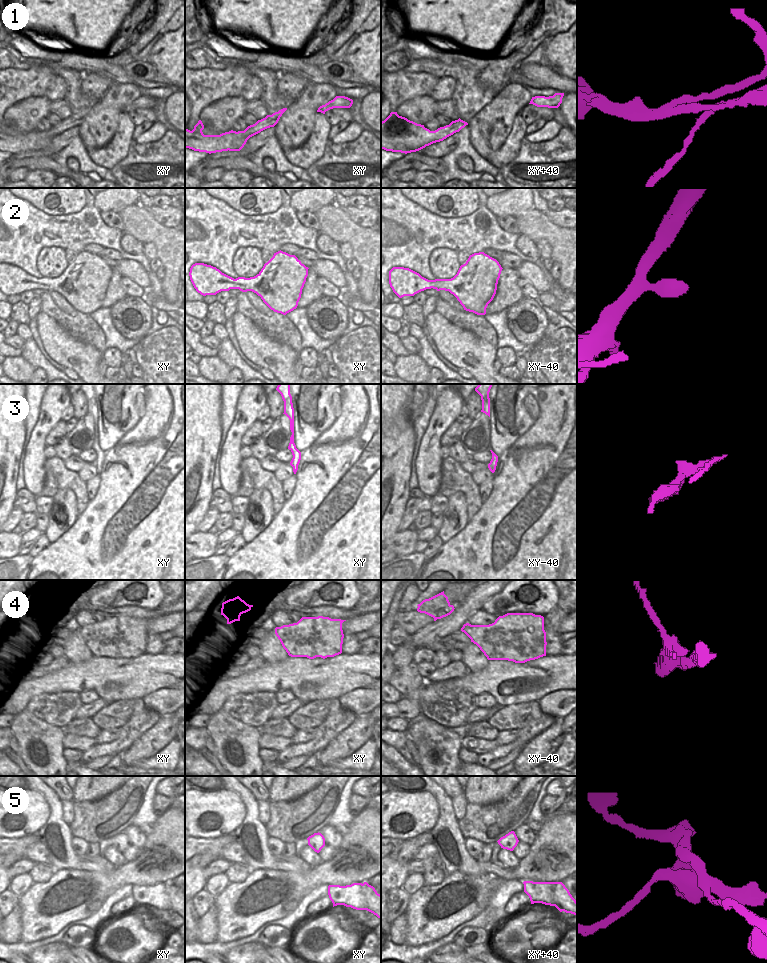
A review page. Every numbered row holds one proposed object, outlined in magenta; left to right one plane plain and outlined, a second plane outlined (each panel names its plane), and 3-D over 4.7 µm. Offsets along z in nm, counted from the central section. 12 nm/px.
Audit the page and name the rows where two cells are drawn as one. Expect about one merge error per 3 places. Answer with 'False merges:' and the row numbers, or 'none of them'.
False merges: 1, 4, 5.

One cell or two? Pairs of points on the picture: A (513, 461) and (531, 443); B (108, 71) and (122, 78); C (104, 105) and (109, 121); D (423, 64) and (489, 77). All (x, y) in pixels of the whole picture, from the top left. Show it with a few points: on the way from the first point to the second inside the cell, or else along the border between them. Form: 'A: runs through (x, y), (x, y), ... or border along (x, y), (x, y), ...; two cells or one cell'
A: runs through (517, 457), (526, 448); one cell
B: runs through (111, 71), (119, 76); one cell
C: runs through (105, 109), (106, 117); one cell
D: border along (478, 73), (477, 80), (484, 87), (494, 91); two cells

